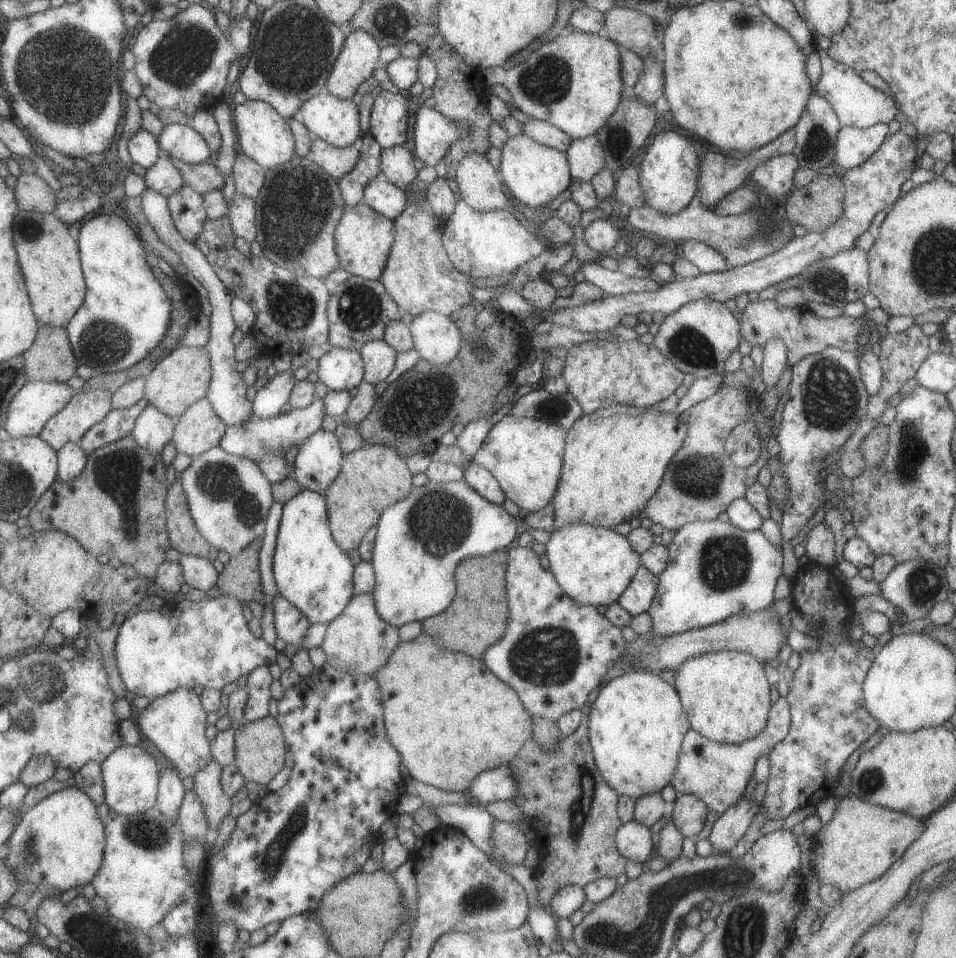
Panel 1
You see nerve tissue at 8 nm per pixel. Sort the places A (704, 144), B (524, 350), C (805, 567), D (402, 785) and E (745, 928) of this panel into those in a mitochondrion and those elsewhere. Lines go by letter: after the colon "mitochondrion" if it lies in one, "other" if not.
A: other
B: other
C: other
D: other
E: mitochondrion

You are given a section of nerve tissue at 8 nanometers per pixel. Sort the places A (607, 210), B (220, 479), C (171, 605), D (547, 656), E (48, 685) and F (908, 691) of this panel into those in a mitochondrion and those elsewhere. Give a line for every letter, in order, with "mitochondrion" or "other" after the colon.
A: other
B: mitochondrion
C: other
D: mitochondrion
E: mitochondrion
F: other

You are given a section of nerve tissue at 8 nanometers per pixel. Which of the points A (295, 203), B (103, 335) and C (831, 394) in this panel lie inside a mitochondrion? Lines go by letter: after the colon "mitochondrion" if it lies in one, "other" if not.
A: mitochondrion
B: mitochondrion
C: mitochondrion

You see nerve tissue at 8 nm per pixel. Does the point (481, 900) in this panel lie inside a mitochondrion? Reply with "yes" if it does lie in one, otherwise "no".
yes

